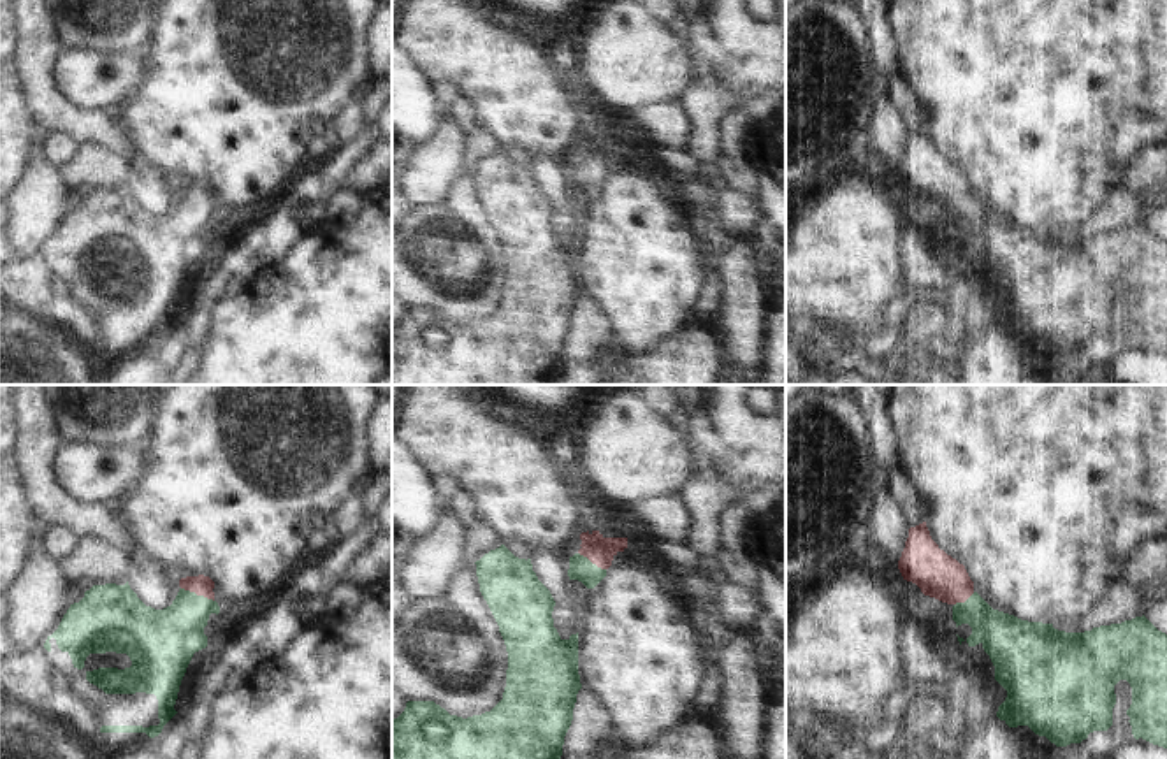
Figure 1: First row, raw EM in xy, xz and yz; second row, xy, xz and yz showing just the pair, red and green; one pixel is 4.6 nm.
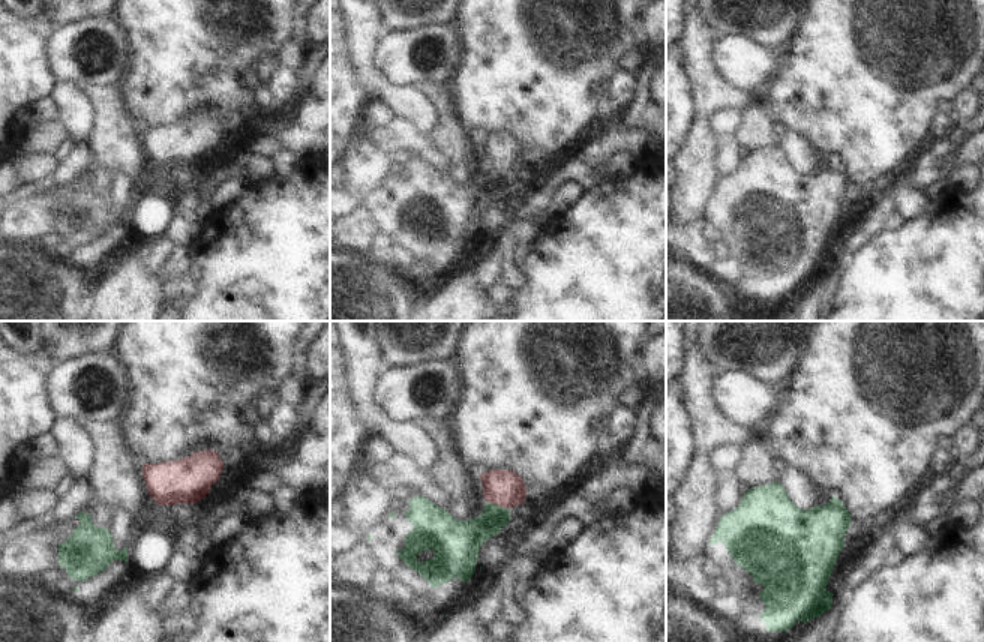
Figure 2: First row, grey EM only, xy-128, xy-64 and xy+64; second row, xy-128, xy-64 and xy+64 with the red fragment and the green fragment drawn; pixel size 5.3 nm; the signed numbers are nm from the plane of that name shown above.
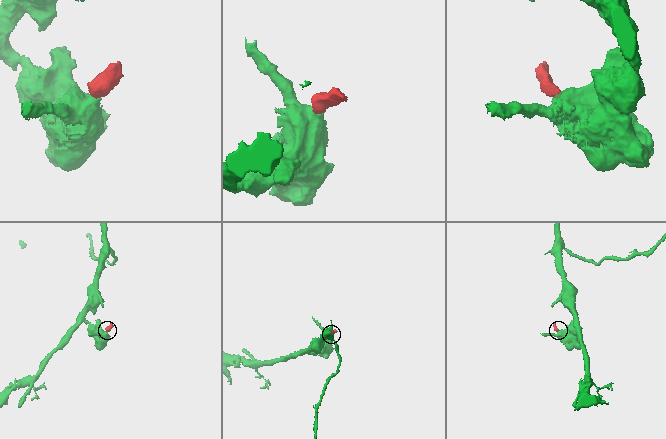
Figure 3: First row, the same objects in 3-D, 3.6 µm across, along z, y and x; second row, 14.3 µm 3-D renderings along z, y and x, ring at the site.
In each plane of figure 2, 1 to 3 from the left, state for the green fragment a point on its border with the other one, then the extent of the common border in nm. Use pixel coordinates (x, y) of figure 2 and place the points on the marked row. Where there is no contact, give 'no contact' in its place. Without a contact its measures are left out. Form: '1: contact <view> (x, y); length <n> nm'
1: no contact
2: contact xy-64 (497, 504); length 130 nm
3: no contact

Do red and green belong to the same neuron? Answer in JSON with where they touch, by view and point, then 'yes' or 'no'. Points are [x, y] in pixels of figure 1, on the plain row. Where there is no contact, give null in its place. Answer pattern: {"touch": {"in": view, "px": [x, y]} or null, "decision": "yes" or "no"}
{"touch": {"in": "xy", "px": [197, 201]}, "decision": "yes"}

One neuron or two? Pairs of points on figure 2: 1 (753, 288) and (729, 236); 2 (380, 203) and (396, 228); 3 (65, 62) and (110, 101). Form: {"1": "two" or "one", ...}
{"1": "one", "2": "one", "3": "two"}

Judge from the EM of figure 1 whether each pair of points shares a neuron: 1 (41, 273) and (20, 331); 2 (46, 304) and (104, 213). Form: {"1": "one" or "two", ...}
{"1": "two", "2": "two"}

